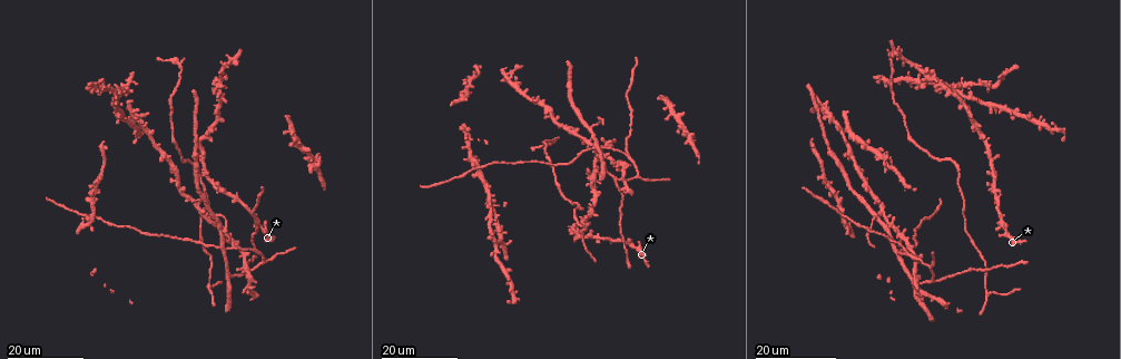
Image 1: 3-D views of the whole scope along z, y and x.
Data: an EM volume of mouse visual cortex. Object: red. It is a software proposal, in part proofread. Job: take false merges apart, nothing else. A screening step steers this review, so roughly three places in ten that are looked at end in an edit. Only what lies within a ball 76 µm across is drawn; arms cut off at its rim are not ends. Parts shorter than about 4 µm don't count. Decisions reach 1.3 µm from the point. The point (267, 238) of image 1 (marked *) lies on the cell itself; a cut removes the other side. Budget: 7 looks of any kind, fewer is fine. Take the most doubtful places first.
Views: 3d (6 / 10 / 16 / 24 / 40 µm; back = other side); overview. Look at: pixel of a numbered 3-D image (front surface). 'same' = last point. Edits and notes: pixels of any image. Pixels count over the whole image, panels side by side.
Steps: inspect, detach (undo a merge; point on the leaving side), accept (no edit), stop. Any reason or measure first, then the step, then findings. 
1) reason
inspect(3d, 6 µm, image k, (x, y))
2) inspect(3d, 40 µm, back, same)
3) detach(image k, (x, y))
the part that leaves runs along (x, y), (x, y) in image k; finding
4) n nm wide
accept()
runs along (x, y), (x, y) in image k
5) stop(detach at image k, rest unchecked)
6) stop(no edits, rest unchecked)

inspect(3d, 16 µm, image 1, (593, 146))

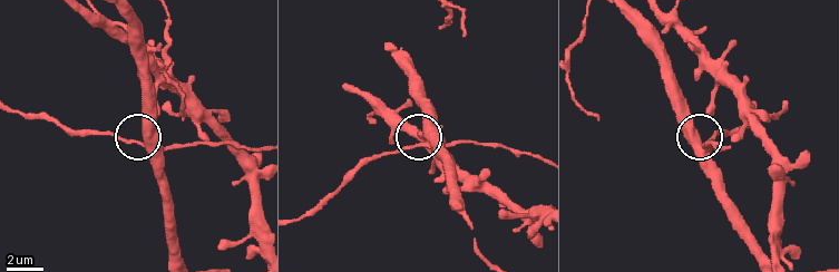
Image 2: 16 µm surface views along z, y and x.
inspect(3d, 10 µm, image 2, (422, 143))

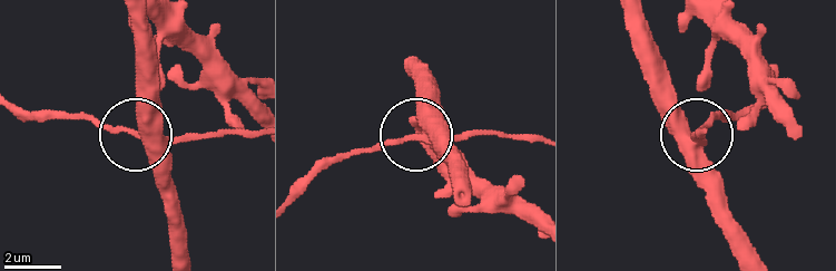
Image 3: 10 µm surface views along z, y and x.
accept()
one cell here

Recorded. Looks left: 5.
a fork
inspect(3d, 24 µm, image 1, (590, 125))

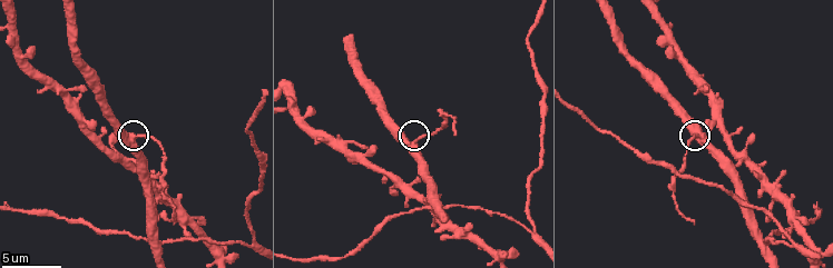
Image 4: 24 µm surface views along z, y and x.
inspect(3d, 10 µm, image 4, (413, 143))

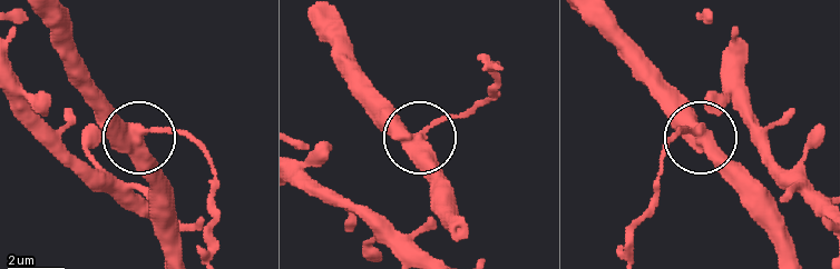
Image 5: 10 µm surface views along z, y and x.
inspect(3d, 10 µm, back, image 5, (421, 135))

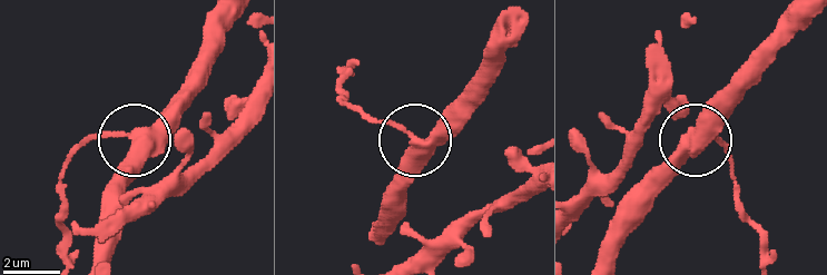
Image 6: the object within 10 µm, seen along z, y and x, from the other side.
accept()
runs along (98, 258), (100, 200), (131, 138), (94, 136), (75, 144) in image 6; one cell here

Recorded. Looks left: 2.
two arms in line, one across
inspect(3d, 16 µm, image 4, (254, 240))

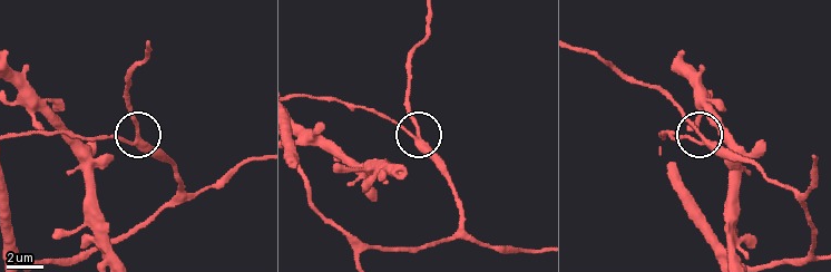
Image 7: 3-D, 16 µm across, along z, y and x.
side arm 35 µm
accept()
runs along (361, 253), (420, 249), (460, 222), (408, 98) in image 7; one cell here

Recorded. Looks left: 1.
stop(no edits, rest unchecked)

